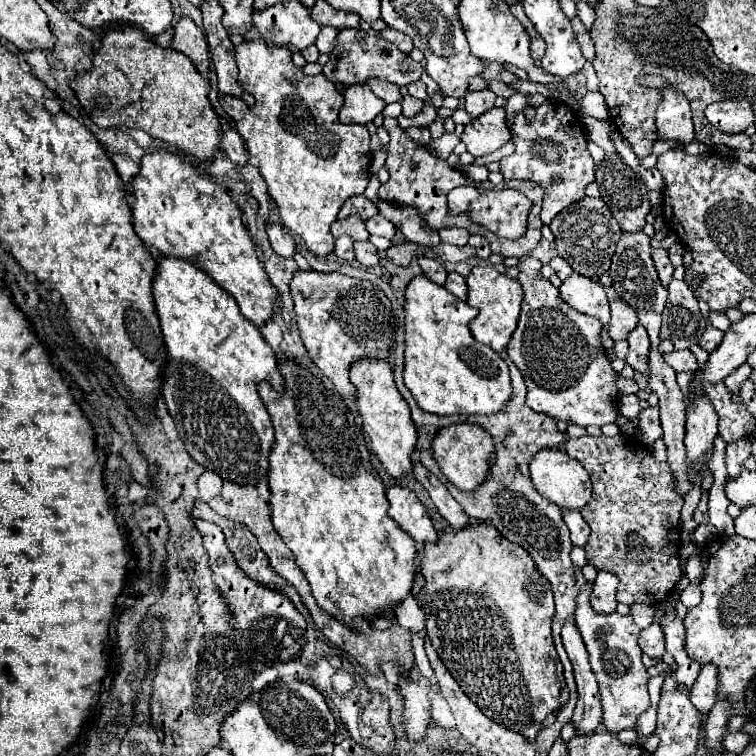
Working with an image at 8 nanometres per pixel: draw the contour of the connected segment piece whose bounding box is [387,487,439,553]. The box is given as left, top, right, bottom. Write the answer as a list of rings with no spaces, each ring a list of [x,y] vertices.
[[[391,487],[387,491],[387,499],[391,503],[389,515],[405,533],[413,537],[419,553],[423,553],[425,543],[435,543],[439,539],[439,533],[425,511],[425,505],[415,497],[411,489]]]

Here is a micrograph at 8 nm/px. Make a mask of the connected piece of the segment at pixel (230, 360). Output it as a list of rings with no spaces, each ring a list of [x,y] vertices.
[[[161,257],[157,261],[153,297],[169,353],[165,365],[163,397],[179,437],[187,447],[187,453],[199,465],[209,471],[217,471],[227,481],[235,481],[237,485],[257,485],[259,479],[267,479],[269,451],[275,443],[273,425],[257,393],[257,385],[267,381],[277,393],[283,393],[283,375],[277,367],[279,363],[275,351],[265,343],[259,329],[243,317],[235,299],[225,293],[207,273],[199,271],[185,259]]]

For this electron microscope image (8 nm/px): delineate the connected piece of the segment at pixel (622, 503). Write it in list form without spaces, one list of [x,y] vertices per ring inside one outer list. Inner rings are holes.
[[[599,435],[599,437],[579,437],[569,439],[565,443],[565,453],[581,461],[593,481],[593,495],[591,501],[583,507],[581,515],[591,527],[591,537],[585,545],[587,561],[597,571],[609,571],[619,577],[617,587],[617,601],[625,605],[645,603],[645,605],[659,605],[659,601],[667,601],[683,577],[679,565],[679,541],[681,541],[681,525],[679,513],[683,507],[683,497],[673,491],[673,473],[667,467],[667,461],[659,463],[649,449],[641,441],[635,441],[631,435]]]

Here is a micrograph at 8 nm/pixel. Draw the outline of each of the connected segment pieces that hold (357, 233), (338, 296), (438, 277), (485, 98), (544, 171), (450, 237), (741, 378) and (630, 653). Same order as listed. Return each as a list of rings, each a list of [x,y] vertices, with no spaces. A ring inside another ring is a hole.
[[[349,215],[345,219],[337,219],[333,225],[331,225],[331,233],[335,237],[339,235],[351,235],[355,241],[363,241],[363,239],[369,239],[369,233],[367,233],[367,227],[363,223],[363,219],[359,215]]]
[[[297,271],[291,279],[297,325],[301,341],[313,363],[331,379],[347,405],[355,405],[355,387],[349,379],[349,367],[359,359],[383,359],[395,347],[397,317],[387,295],[367,279],[347,277],[343,273]]]
[[[421,255],[419,257],[419,265],[423,269],[423,273],[437,285],[443,285],[445,279],[447,279],[447,269],[433,257],[427,257],[427,255]]]
[[[483,89],[483,91],[469,91],[465,95],[465,111],[475,119],[479,115],[483,115],[485,111],[489,111],[495,103],[497,95],[489,89]]]
[[[547,99],[541,107],[523,107],[513,121],[513,133],[515,153],[499,161],[501,175],[503,179],[531,179],[547,189],[540,218],[549,225],[561,209],[581,201],[585,187],[595,181],[595,161],[587,149],[585,129],[571,107]],[[555,177],[559,177],[559,181],[555,181]]]
[[[439,229],[439,235],[443,243],[451,243],[457,247],[467,245],[467,239],[469,239],[469,231],[465,229]]]
[[[746,362],[735,369],[724,381],[725,385],[733,392],[738,394],[744,382],[750,377],[752,367]]]
[[[585,583],[577,597],[575,623],[583,635],[585,647],[589,651],[591,669],[599,683],[601,705],[603,705],[603,725],[607,731],[617,733],[621,729],[635,729],[641,713],[649,709],[649,693],[647,693],[647,669],[641,663],[643,651],[637,645],[637,637],[641,629],[635,625],[631,615],[620,615],[617,612],[599,615],[589,605],[591,583]]]

